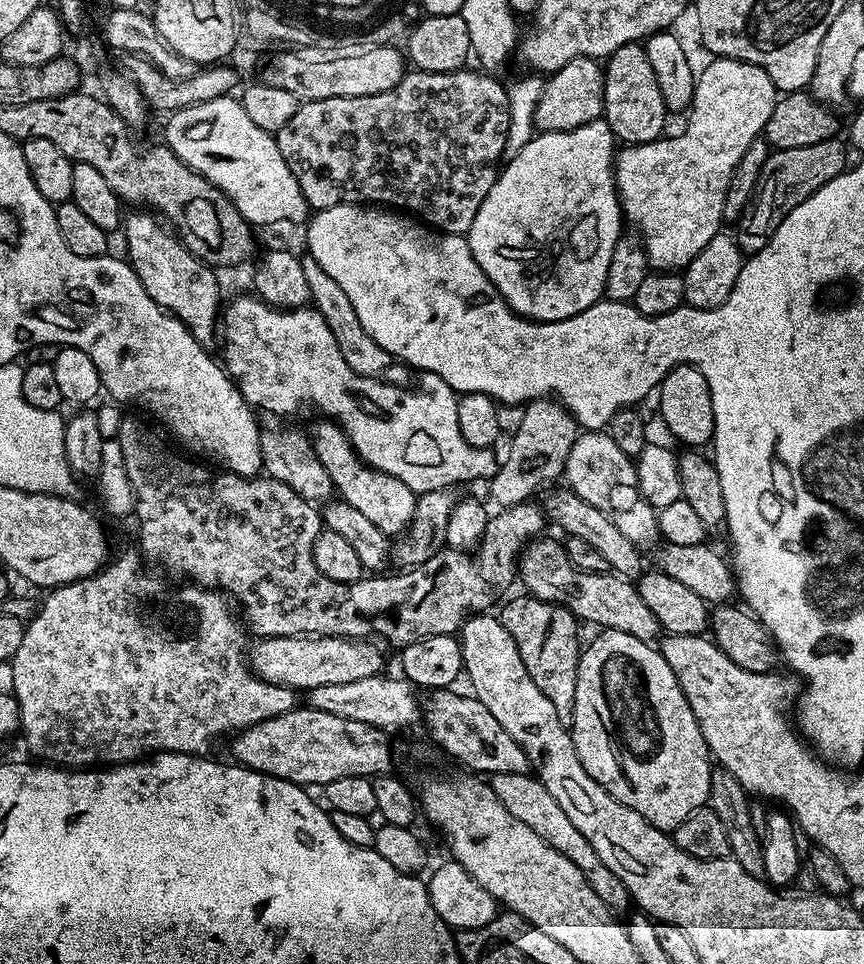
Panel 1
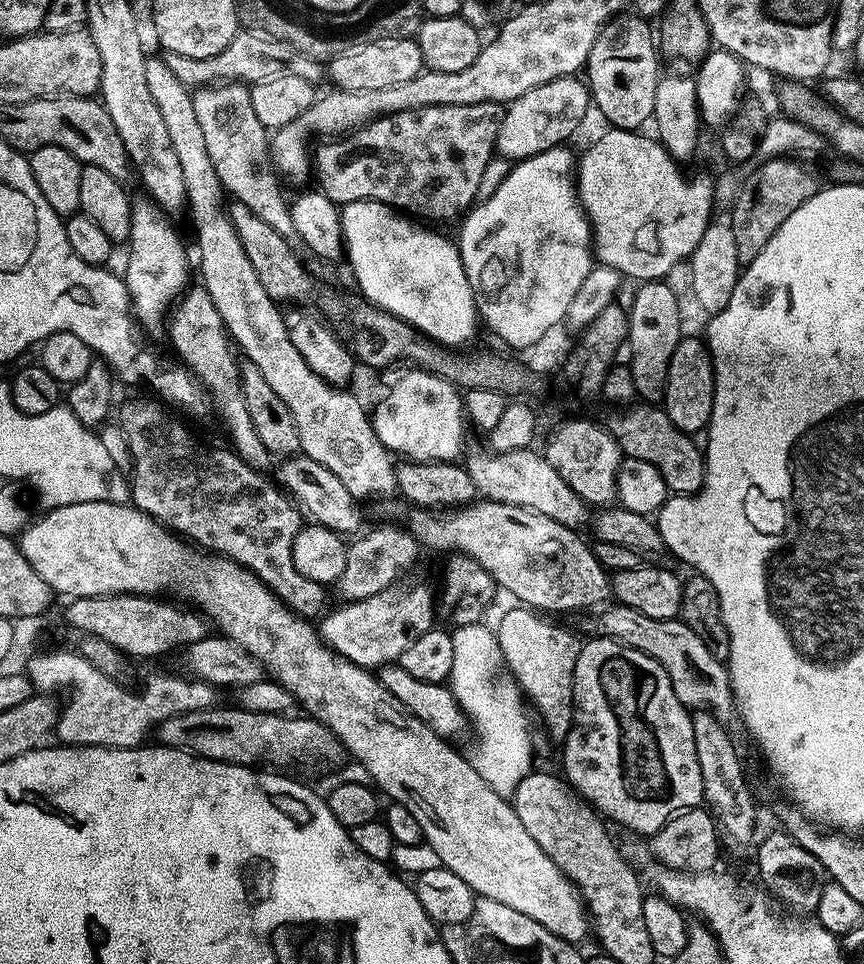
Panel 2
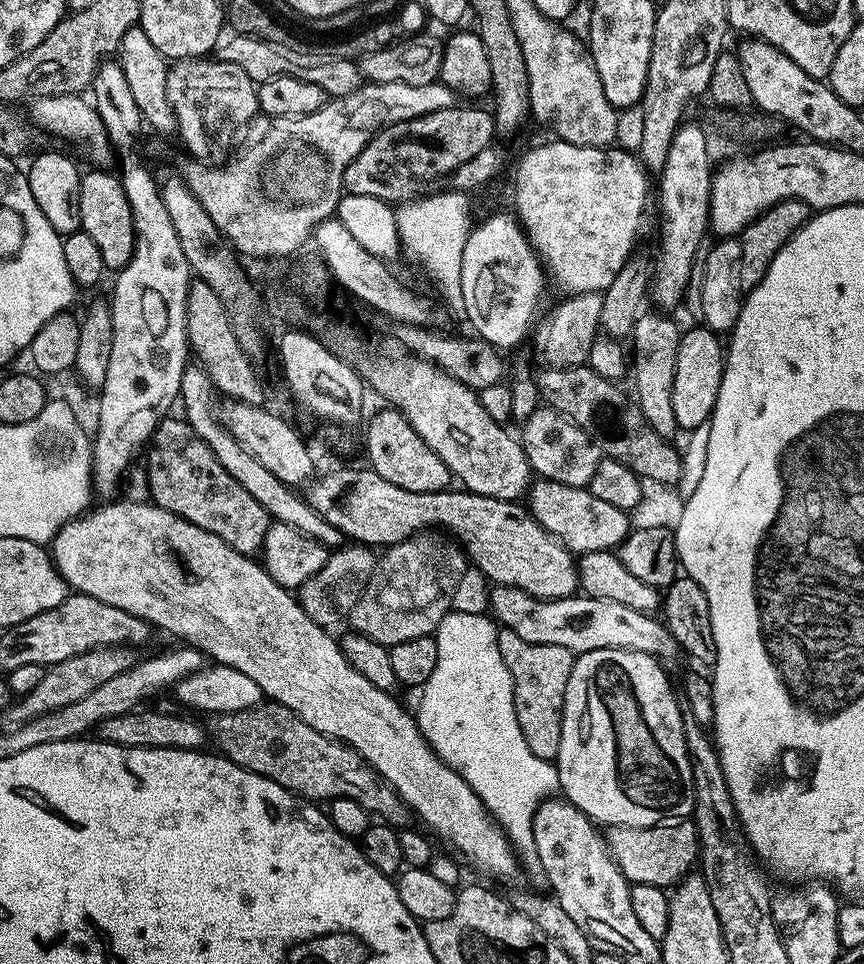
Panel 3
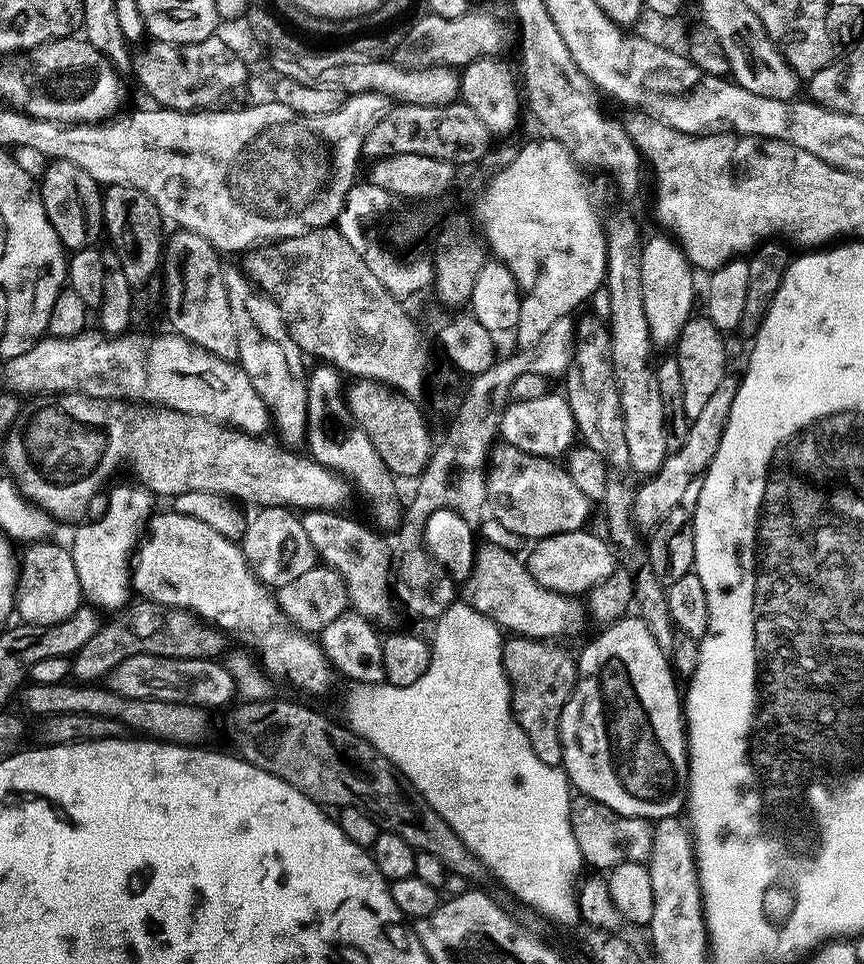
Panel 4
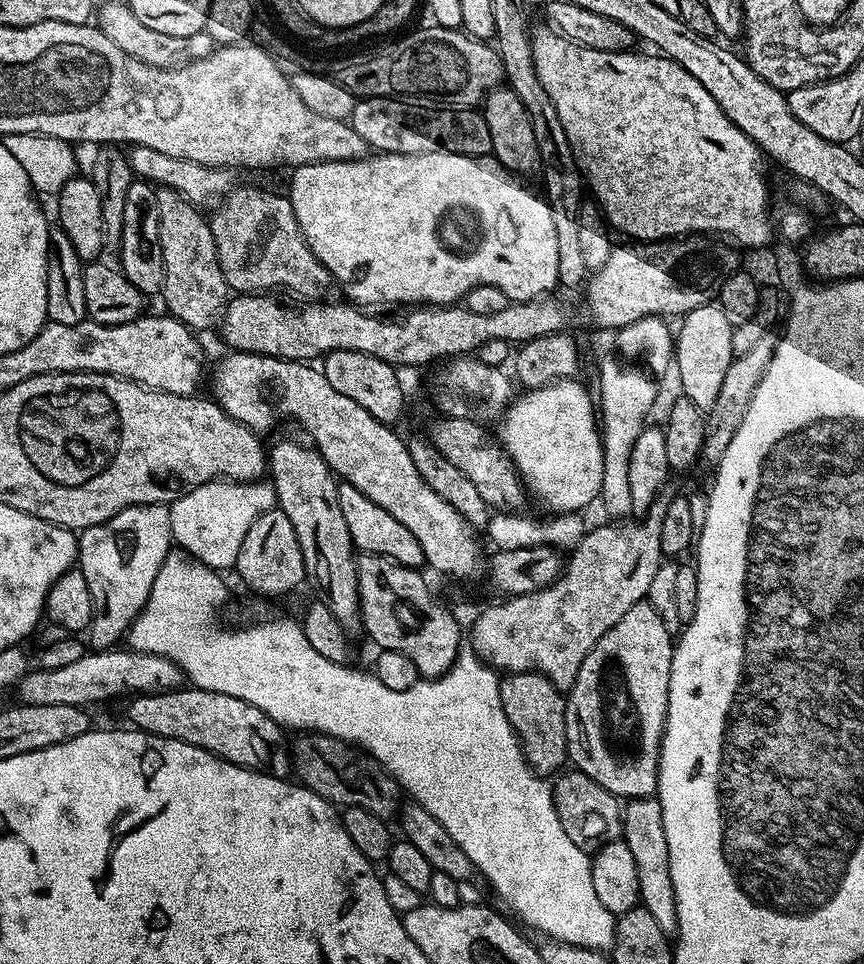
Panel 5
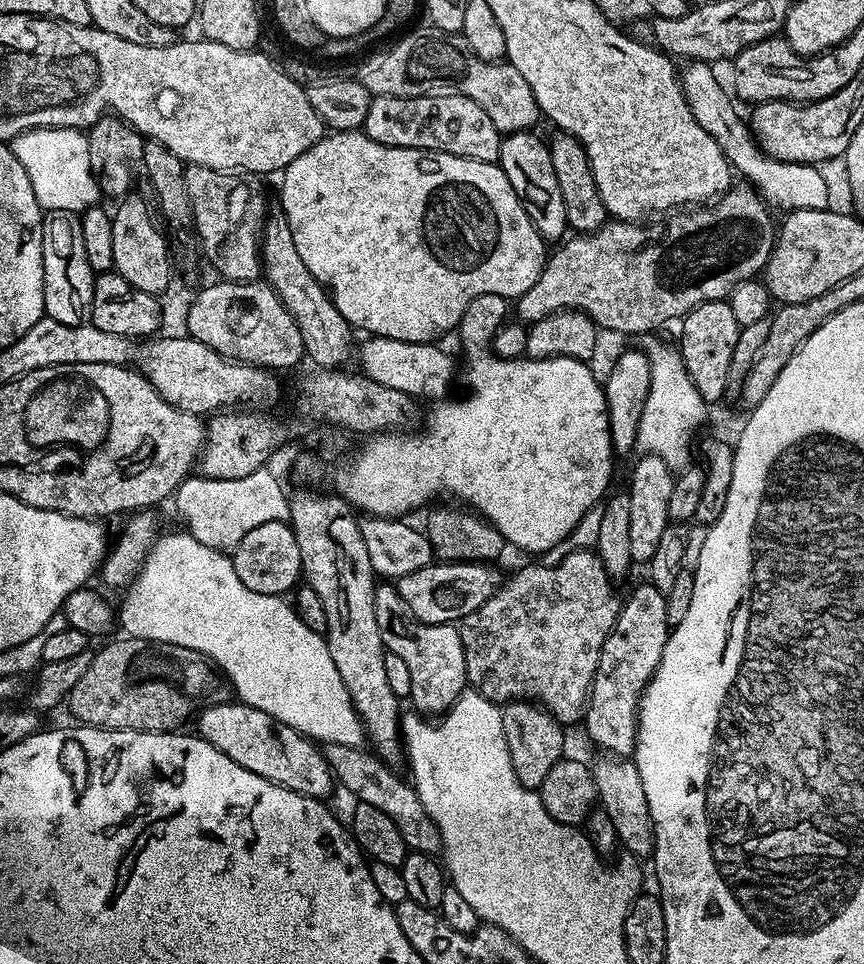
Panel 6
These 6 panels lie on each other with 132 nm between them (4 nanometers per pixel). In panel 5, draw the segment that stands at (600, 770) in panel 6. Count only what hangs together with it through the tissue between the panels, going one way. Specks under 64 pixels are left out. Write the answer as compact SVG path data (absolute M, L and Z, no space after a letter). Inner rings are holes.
M659 799L630 800L622 808L622 838L634 854L634 866L638 870L640 904L650 910L662 930L672 934L678 926L674 882L670 880L670 850L666 850L666 830L662 824L662 806Z

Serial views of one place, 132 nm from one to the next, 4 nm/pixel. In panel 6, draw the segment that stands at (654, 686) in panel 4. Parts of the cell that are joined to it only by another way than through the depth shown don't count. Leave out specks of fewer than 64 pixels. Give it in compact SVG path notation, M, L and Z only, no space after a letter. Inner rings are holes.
M643 582L623 601L616 624L610 630L598 658L598 670L588 691L588 707L584 709L582 725L588 736L604 748L605 753L628 758L636 750L636 725L640 714L640 697L652 675L658 670L662 650L670 642L670 625L666 618L665 593L651 583Z

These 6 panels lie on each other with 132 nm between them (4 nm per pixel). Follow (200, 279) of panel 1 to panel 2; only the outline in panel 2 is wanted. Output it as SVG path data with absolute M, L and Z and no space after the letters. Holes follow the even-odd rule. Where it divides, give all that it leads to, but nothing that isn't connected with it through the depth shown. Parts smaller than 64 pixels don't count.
M203 286L195 287L189 287L175 301L166 320L166 333L168 332L168 340L176 351L175 359L200 381L200 387L210 397L211 407L220 415L220 420L232 439L231 447L236 455L241 456L250 467L263 469L264 463L270 460L270 453L266 446L262 446L262 438L258 438L258 430L254 430L254 422L250 422L250 410L246 410L246 398L242 394L240 378L241 357L228 334L228 327L222 322L222 314L218 314L214 301L210 299L210 294L206 294Z

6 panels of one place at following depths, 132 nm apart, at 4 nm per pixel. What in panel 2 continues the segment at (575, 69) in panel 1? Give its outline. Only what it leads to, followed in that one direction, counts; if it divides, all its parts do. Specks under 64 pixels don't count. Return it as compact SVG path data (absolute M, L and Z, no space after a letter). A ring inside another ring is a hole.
M579 75L554 78L534 90L526 90L522 98L507 105L500 117L495 155L509 162L519 162L534 154L561 147L580 128L590 112L588 85Z

